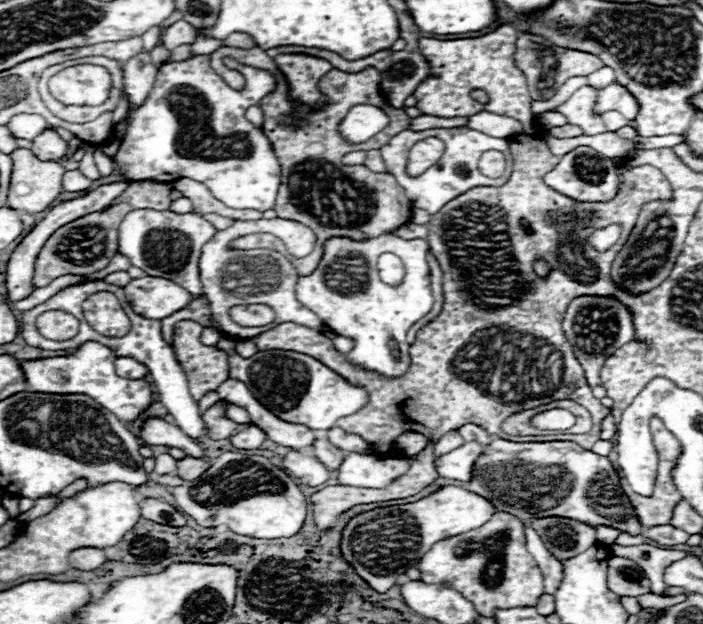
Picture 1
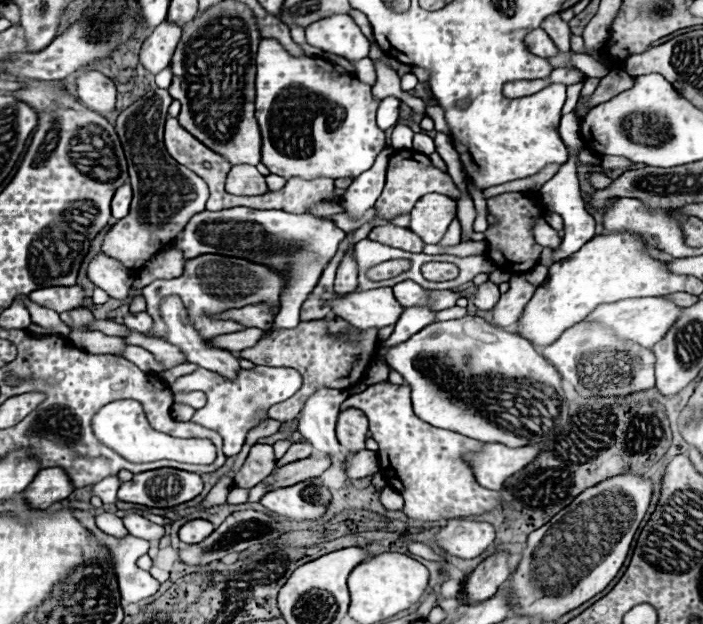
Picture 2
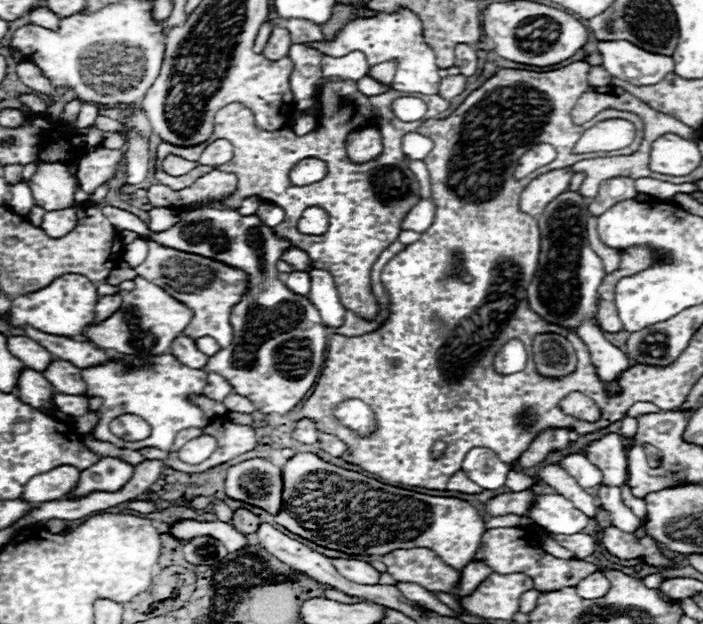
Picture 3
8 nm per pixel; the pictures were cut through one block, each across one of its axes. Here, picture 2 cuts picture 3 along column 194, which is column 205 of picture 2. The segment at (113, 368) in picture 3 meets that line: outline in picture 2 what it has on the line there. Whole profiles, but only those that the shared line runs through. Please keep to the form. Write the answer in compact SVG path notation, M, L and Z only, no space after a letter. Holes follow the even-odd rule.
M256 366L254 370L240 370L236 380L226 380L214 372L206 372L204 368L196 370L196 390L206 392L208 404L204 408L196 410L192 422L218 432L224 438L224 454L234 456L240 452L246 434L264 422L268 416L266 412L254 420L254 414L264 408L268 410L272 404L278 404L286 398L290 398L302 384L302 376L294 368L262 368Z

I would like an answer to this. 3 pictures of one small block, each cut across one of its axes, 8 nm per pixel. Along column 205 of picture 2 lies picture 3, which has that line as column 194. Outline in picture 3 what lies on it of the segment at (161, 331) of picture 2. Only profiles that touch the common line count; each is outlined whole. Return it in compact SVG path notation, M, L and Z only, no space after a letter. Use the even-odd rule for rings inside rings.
M146 240L146 242L148 242L148 256L140 266L136 266L136 272L142 278L164 288L170 296L174 296L176 300L180 300L182 304L186 304L192 310L194 318L188 324L188 328L184 330L184 334L192 336L192 338L210 336L222 348L230 346L230 342L232 342L230 310L240 300L240 296L246 288L244 272L228 268L226 264L196 256L196 254L166 248L162 244L156 244L154 240Z

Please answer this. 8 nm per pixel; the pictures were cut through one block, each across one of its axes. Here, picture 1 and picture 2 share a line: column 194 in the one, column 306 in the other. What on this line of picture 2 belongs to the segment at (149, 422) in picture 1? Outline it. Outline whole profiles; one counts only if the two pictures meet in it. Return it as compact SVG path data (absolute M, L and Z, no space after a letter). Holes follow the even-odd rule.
M294 442L290 446L290 450L276 460L276 466L284 466L284 464L290 464L290 462L296 462L296 460L302 460L302 458L308 458L312 454L312 446L308 442Z

